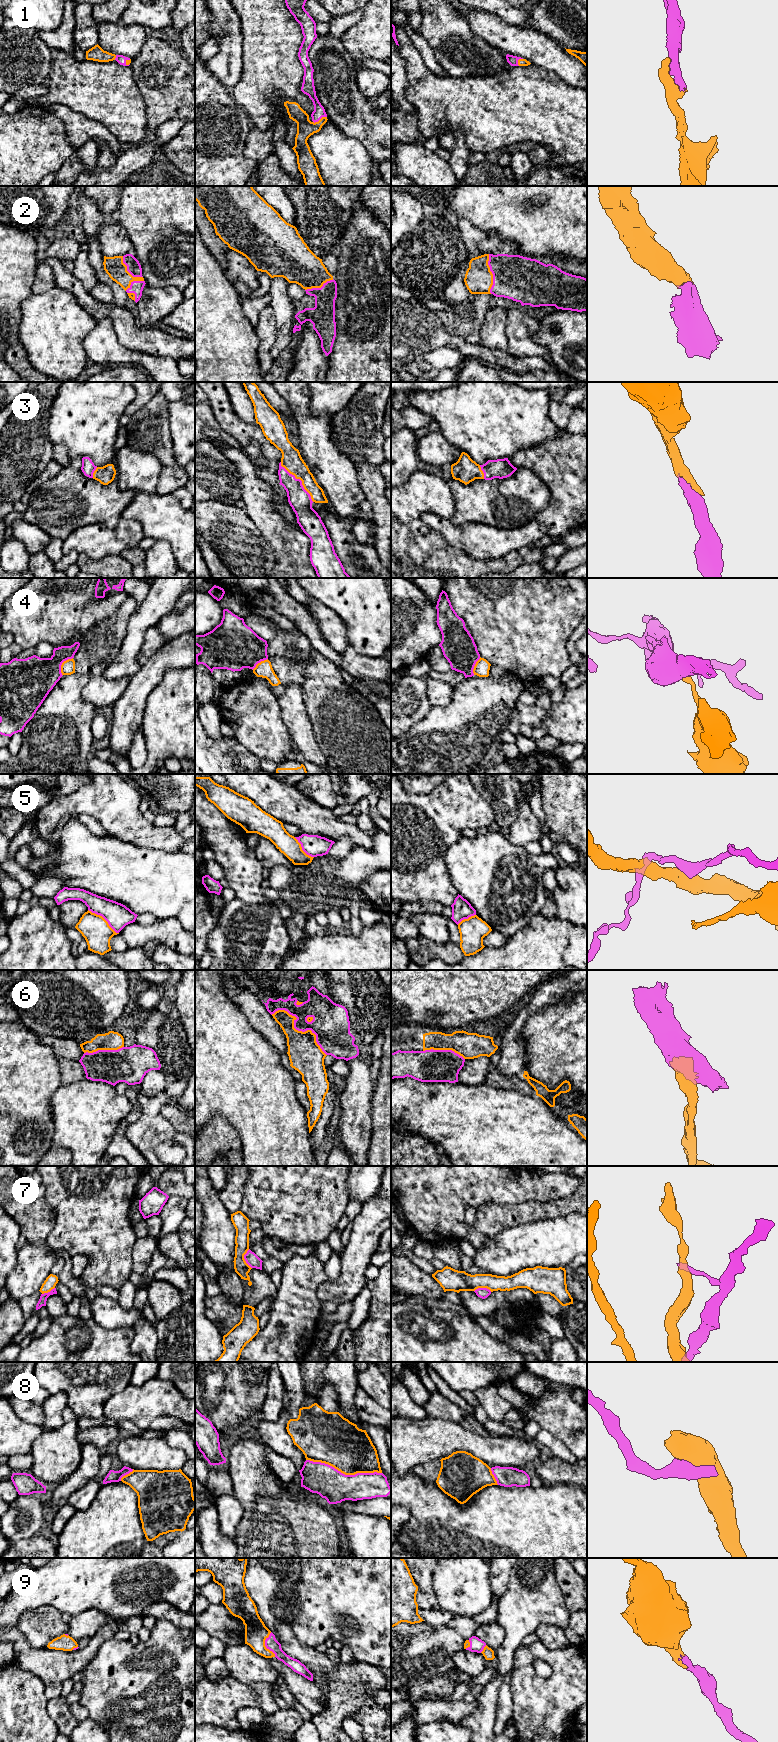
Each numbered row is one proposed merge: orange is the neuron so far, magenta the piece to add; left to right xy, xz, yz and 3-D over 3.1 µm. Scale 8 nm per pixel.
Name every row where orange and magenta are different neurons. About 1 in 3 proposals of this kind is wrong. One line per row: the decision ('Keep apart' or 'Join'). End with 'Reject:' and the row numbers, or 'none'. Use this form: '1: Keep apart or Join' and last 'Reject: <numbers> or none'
1: Join
2: Join
3: Join
4: Keep apart
5: Keep apart
6: Keep apart
7: Keep apart
8: Keep apart
9: Join
Reject: 4, 5, 6, 7, 8

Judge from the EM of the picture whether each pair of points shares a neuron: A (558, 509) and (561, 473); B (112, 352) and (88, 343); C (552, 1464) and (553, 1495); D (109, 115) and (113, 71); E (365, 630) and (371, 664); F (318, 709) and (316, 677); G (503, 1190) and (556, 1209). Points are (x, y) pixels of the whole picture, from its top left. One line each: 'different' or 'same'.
A: same
B: same
C: different
D: same
E: different
F: same
G: different

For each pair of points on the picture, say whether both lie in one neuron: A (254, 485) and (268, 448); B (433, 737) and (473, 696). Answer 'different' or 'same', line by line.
A: different
B: same

